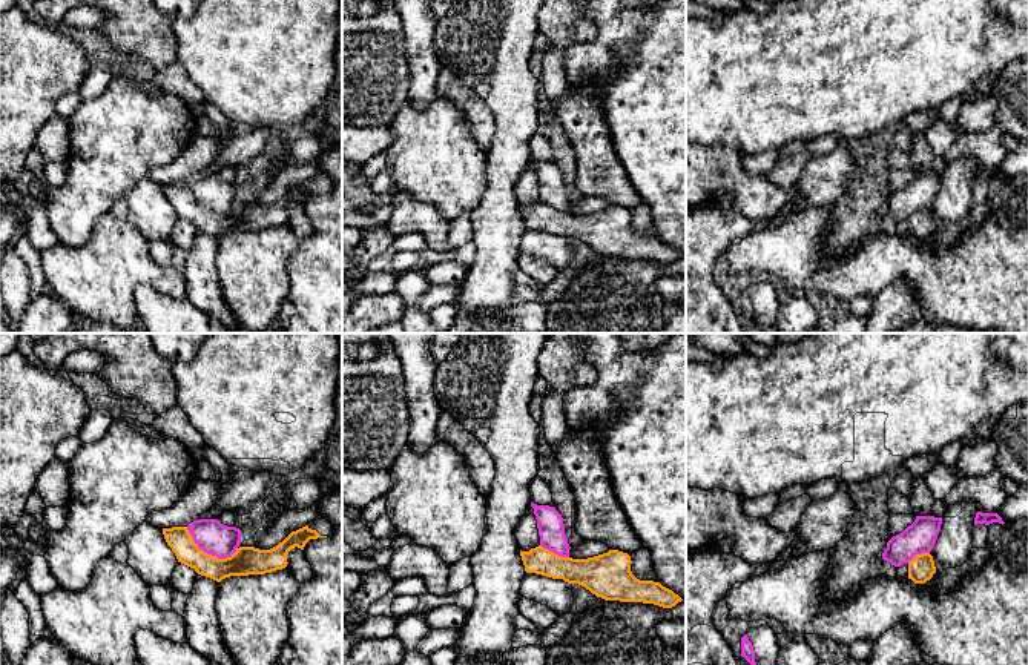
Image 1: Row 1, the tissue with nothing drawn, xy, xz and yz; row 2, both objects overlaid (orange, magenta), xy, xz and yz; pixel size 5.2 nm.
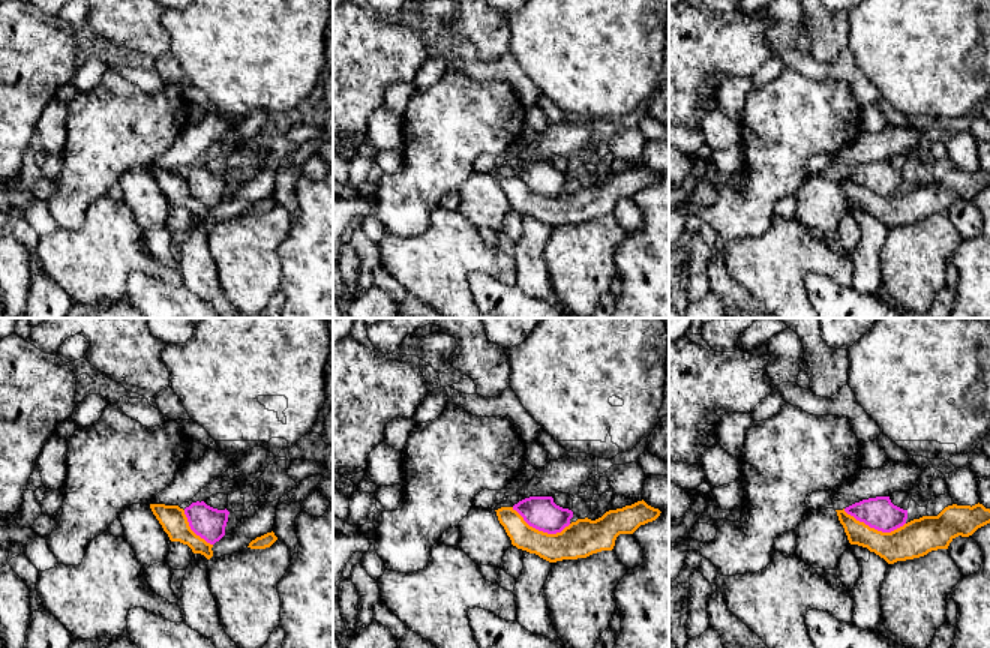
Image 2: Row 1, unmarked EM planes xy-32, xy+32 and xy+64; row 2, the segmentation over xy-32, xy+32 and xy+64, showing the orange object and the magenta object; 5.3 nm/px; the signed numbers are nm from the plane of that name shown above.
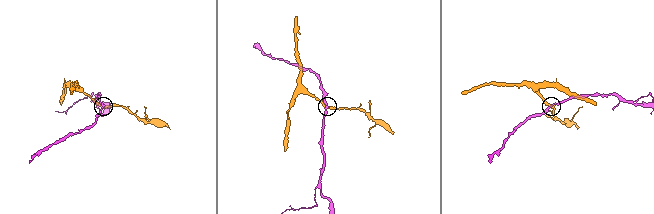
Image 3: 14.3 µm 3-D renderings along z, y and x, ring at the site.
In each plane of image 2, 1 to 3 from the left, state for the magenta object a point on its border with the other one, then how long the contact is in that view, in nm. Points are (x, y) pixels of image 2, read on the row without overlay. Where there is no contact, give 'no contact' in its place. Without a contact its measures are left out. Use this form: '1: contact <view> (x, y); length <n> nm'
1: contact xy-32 (191, 194); length 240 nm
2: contact xy+32 (542, 195); length 340 nm
3: contact xy+64 (873, 192); length 340 nm

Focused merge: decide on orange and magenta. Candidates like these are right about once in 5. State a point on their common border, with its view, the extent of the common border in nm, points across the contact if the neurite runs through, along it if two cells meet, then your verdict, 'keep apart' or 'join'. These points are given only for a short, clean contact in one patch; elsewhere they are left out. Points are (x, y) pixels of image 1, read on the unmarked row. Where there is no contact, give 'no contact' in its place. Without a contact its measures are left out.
meets orange in xy at (206, 209); contact 300 nm long; border along xy (186, 183), (194, 198), (207, 209), (229, 214), (237, 206); keep apart

